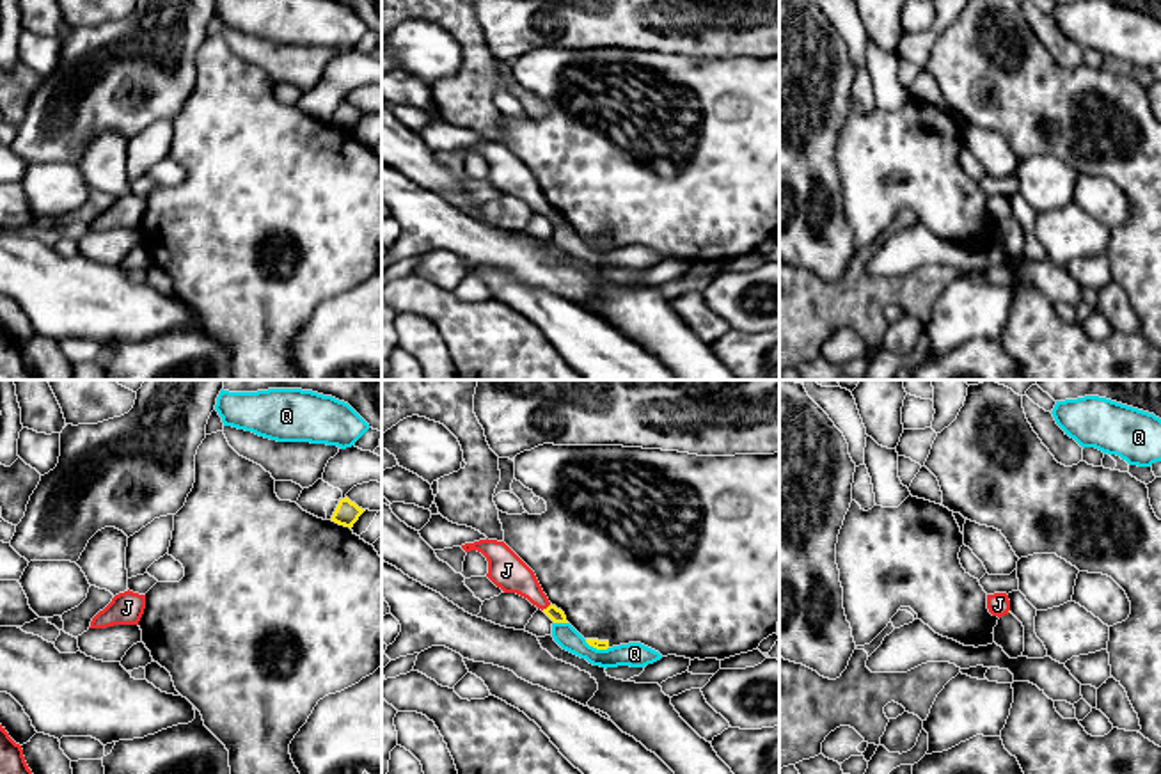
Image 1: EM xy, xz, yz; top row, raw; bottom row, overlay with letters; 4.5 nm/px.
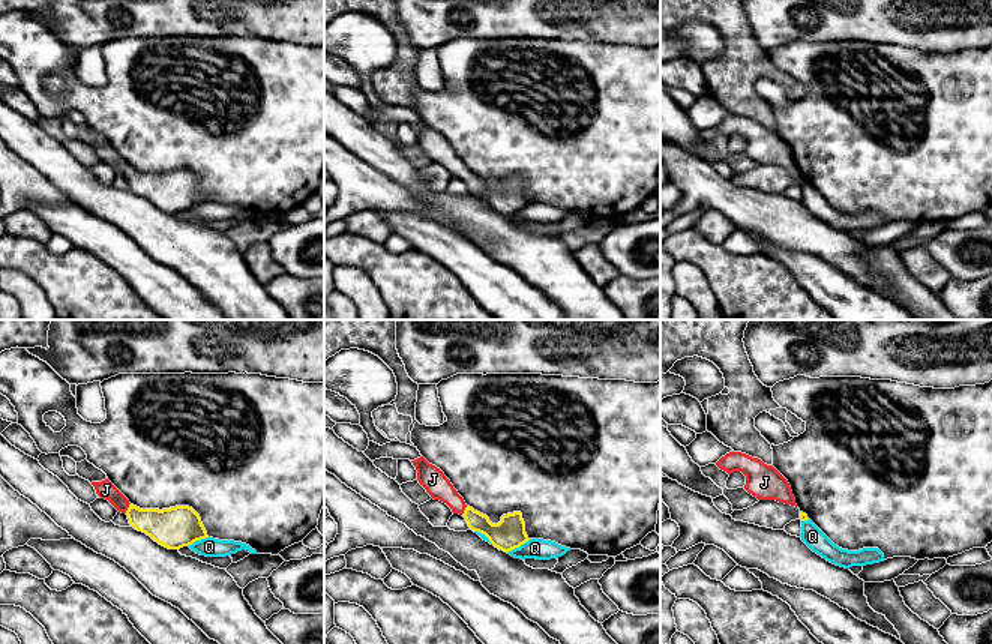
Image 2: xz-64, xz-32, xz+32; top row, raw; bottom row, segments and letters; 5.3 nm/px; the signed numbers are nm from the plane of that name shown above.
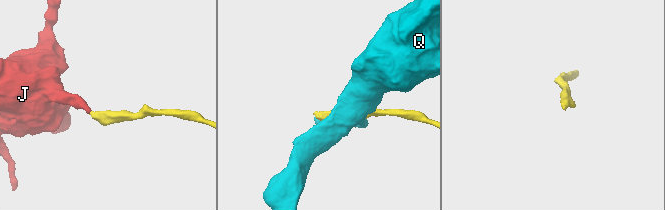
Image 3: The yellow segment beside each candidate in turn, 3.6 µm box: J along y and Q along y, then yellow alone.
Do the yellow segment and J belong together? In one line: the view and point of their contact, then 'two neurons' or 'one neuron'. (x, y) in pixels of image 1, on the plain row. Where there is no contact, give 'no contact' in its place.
xz (547, 210) | one neuron

